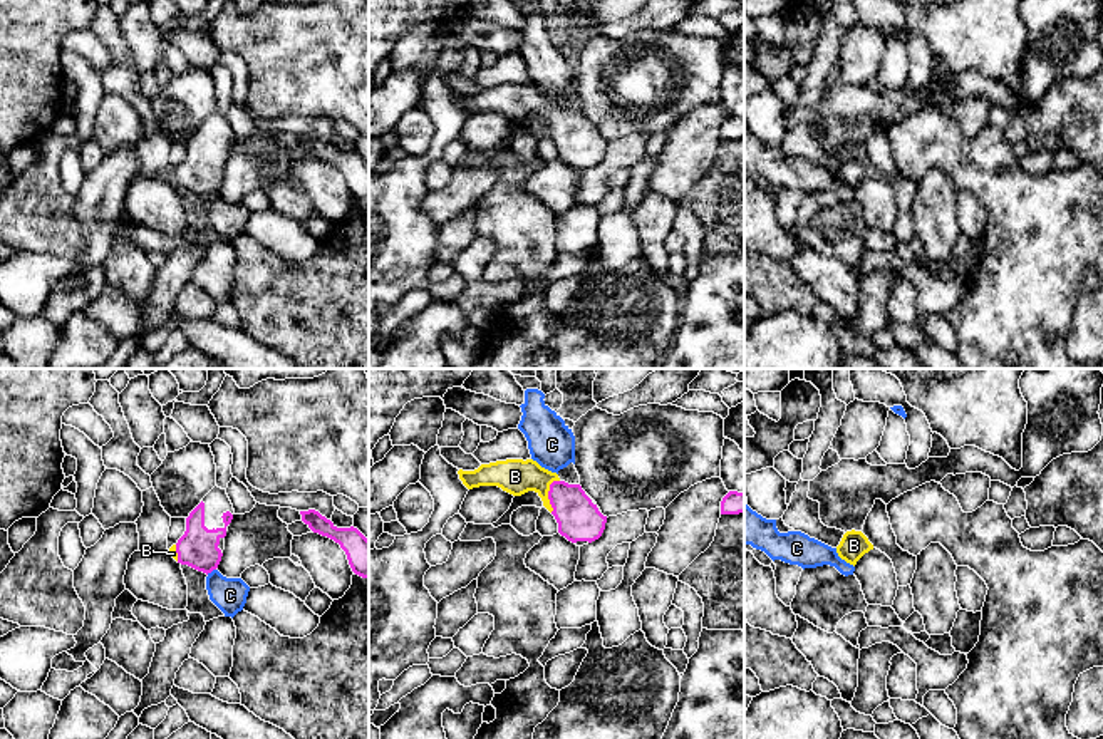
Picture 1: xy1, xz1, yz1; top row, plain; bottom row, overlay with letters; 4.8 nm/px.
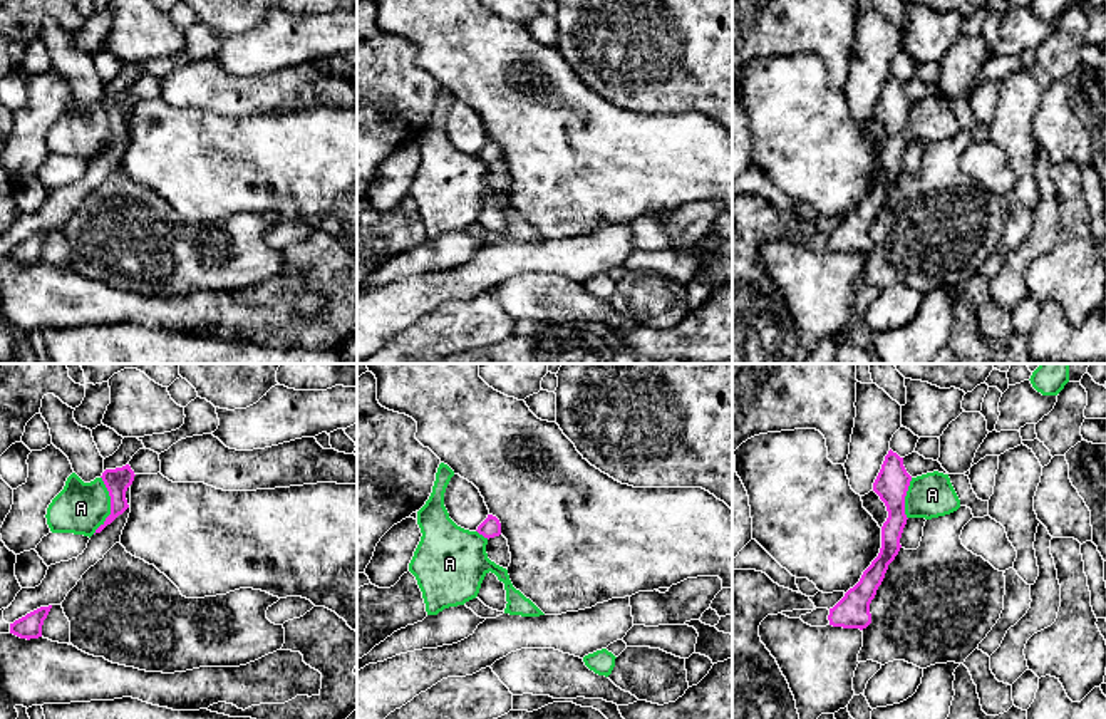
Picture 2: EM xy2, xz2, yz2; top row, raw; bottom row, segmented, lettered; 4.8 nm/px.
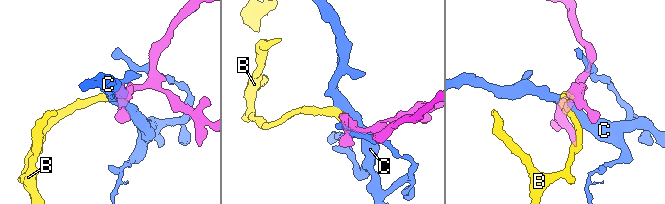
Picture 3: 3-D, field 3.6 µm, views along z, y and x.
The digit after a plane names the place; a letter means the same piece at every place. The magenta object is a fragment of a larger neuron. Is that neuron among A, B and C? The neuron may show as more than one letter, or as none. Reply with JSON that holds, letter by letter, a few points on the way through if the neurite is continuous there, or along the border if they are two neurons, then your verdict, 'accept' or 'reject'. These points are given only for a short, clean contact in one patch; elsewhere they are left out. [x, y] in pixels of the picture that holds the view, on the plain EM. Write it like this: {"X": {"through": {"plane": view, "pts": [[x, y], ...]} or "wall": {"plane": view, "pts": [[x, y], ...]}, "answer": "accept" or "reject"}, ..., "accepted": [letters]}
{"A": {"wall": {"plane": "xy2", "pts": [[101, 101], [109, 121], [109, 139], [93, 158]]}, "answer": "reject"}, "B": {"through": {"plane": "xz1", "pts": [[579, 144], [548, 119], [530, 101], [515, 101]]}, "answer": "accept"}, "C": {"answer": "reject"}, "accepted": ["B"]}

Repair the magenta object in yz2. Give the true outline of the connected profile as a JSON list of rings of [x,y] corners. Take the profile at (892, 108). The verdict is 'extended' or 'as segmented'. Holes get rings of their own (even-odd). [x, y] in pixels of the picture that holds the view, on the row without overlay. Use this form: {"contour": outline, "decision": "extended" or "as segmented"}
{"contour": [[[890,74],[873,107],[873,116],[880,121],[888,136],[888,142],[881,151],[880,178],[863,196],[860,206],[830,233],[830,250],[863,255],[871,248],[870,228],[885,203],[888,189],[902,173],[900,163],[908,144],[905,139],[905,121],[910,106],[912,101],[903,91],[903,82]]], "decision": "as segmented"}

